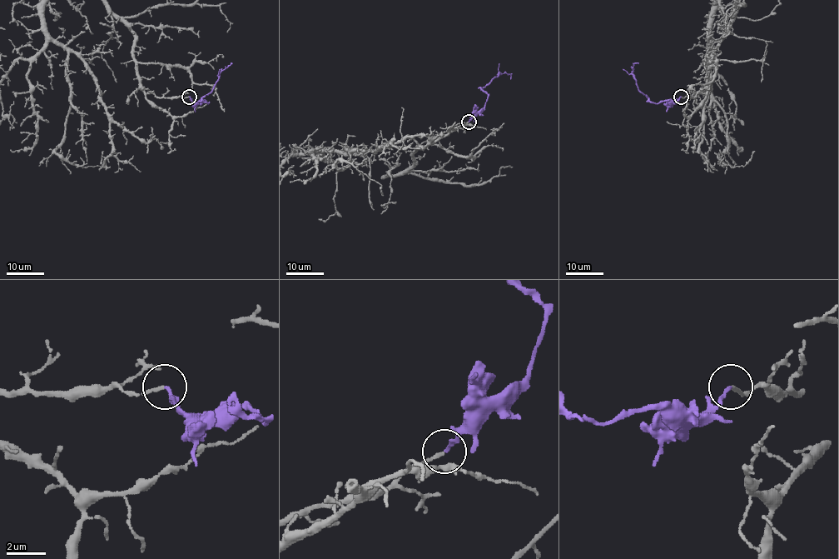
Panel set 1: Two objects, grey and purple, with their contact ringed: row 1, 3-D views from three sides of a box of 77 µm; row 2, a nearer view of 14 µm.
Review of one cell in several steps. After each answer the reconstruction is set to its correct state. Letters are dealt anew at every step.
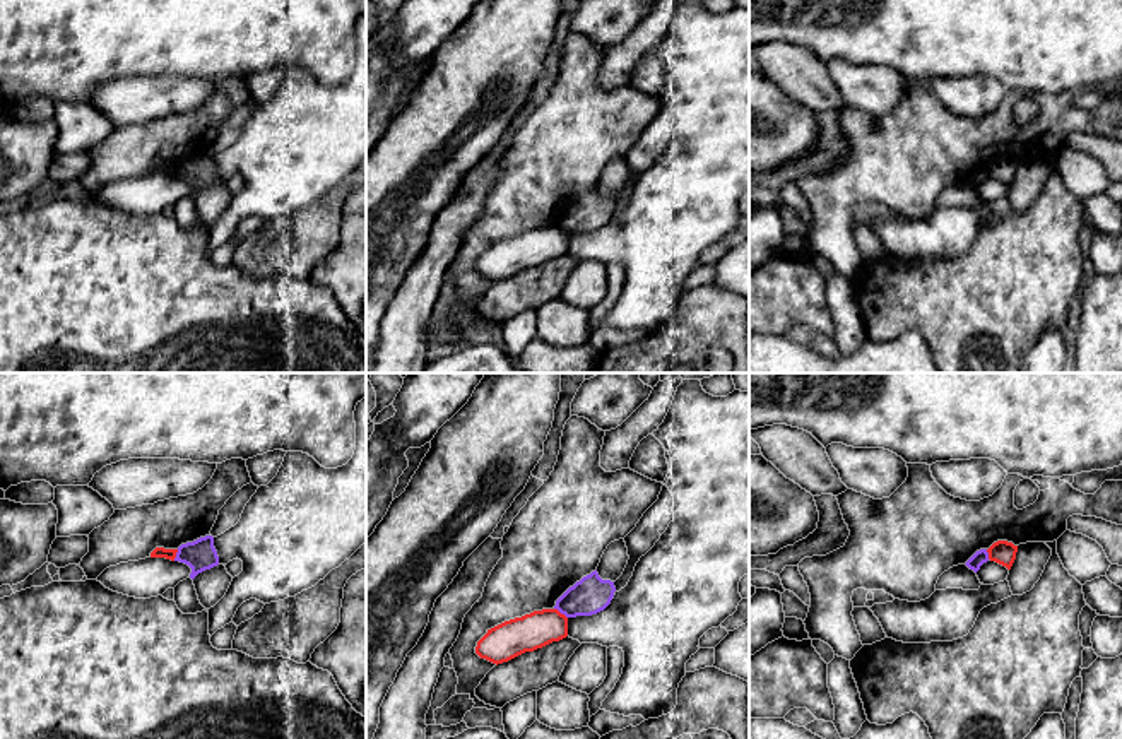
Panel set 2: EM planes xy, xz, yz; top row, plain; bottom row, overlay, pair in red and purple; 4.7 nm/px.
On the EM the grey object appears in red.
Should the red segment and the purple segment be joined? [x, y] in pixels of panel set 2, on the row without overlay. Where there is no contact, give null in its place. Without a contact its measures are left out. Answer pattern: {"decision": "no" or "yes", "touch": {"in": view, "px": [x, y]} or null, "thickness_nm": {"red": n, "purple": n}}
{"decision": "no", "touch": {"in": "xz", "px": [560, 230]}, "thickness_nm": {"red": 170, "purple": 170}}

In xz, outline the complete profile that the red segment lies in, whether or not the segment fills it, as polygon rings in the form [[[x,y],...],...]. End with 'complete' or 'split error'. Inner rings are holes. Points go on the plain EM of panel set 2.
[[[542,226],[487,246],[477,258],[475,270],[498,282],[566,253],[568,234],[558,226]]] | complete

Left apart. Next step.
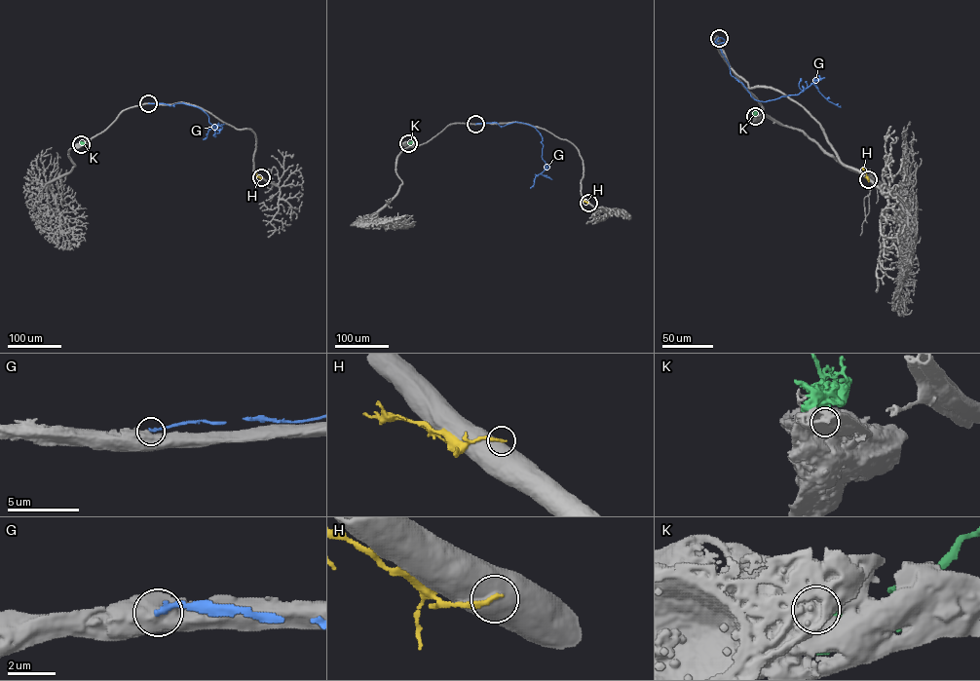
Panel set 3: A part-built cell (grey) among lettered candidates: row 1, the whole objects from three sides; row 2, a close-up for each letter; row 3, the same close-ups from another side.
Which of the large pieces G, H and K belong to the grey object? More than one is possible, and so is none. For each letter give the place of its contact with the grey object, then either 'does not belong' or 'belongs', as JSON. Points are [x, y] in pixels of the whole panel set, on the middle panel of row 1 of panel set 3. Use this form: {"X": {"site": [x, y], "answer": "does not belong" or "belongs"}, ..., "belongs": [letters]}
{"G": {"site": [475, 124], "answer": "does not belong"}, "H": {"site": [588, 203], "answer": "does not belong"}, "K": {"site": [408, 143], "answer": "does not belong"}, "belongs": []}

